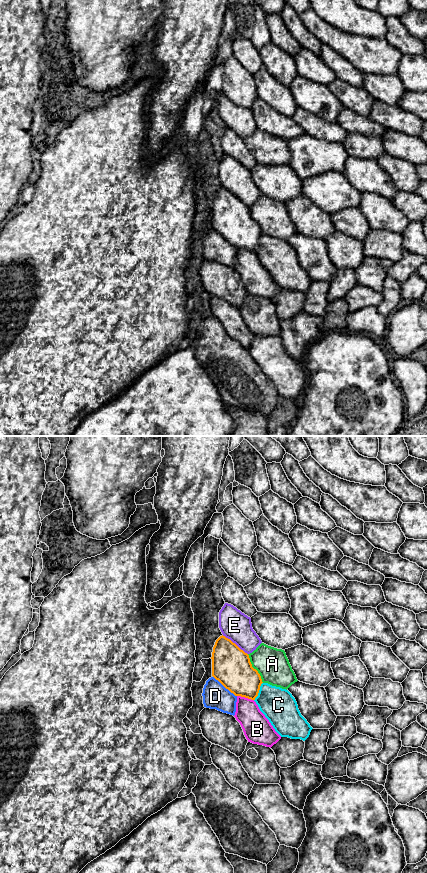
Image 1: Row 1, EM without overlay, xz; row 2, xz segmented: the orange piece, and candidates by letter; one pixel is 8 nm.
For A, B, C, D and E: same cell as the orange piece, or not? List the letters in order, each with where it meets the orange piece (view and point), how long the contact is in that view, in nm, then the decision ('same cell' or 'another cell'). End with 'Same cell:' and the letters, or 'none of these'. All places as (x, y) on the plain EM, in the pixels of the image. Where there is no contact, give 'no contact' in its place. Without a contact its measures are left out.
A: xz (253, 220) | 260 nm | another cell
B: xz (245, 249) | 140 nm | another cell
C: xz (258, 243) | 170 nm | another cell
D: xz (225, 239) | 260 nm | another cell
E: xz (234, 195) | 260 nm | another cell
Same cell: none of these

